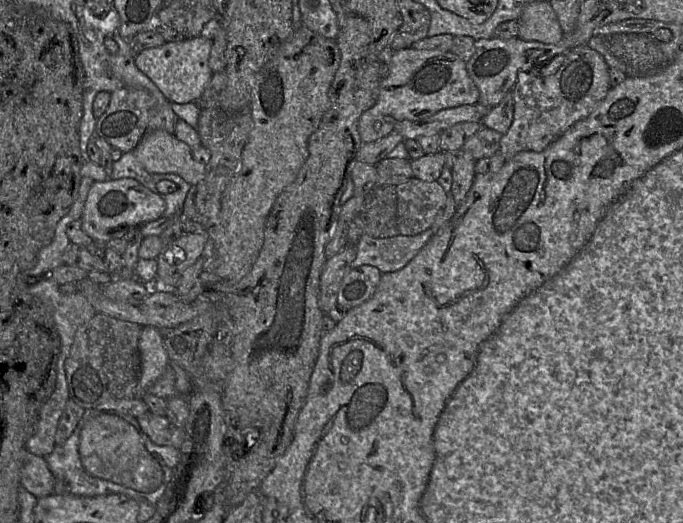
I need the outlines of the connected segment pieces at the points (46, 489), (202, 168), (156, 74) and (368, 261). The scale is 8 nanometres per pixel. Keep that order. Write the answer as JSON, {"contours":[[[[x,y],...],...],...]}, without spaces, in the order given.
{"contours":[[[[29,451],[26,453],[21,470],[21,485],[36,498],[54,493],[55,477],[43,457]]],[[[165,130],[147,131],[131,152],[148,172],[178,174],[190,185],[197,184],[206,173],[206,164],[193,158],[191,147]]],[[[199,35],[145,49],[135,55],[135,64],[159,88],[170,103],[198,102],[213,75],[209,67],[211,49],[212,40]]],[[[429,228],[414,235],[396,235],[389,238],[373,238],[362,234],[356,244],[357,255],[352,268],[370,265],[382,273],[394,272],[406,266],[433,236]]]]}

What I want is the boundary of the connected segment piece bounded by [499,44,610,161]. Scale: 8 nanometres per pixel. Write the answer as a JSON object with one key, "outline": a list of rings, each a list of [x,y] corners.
{"outline":[[[588,44],[568,50],[563,64],[553,75],[539,78],[529,72],[520,72],[512,88],[513,121],[500,140],[499,150],[506,161],[521,151],[545,150],[574,123],[587,117],[609,91],[609,78],[604,57]]]}

